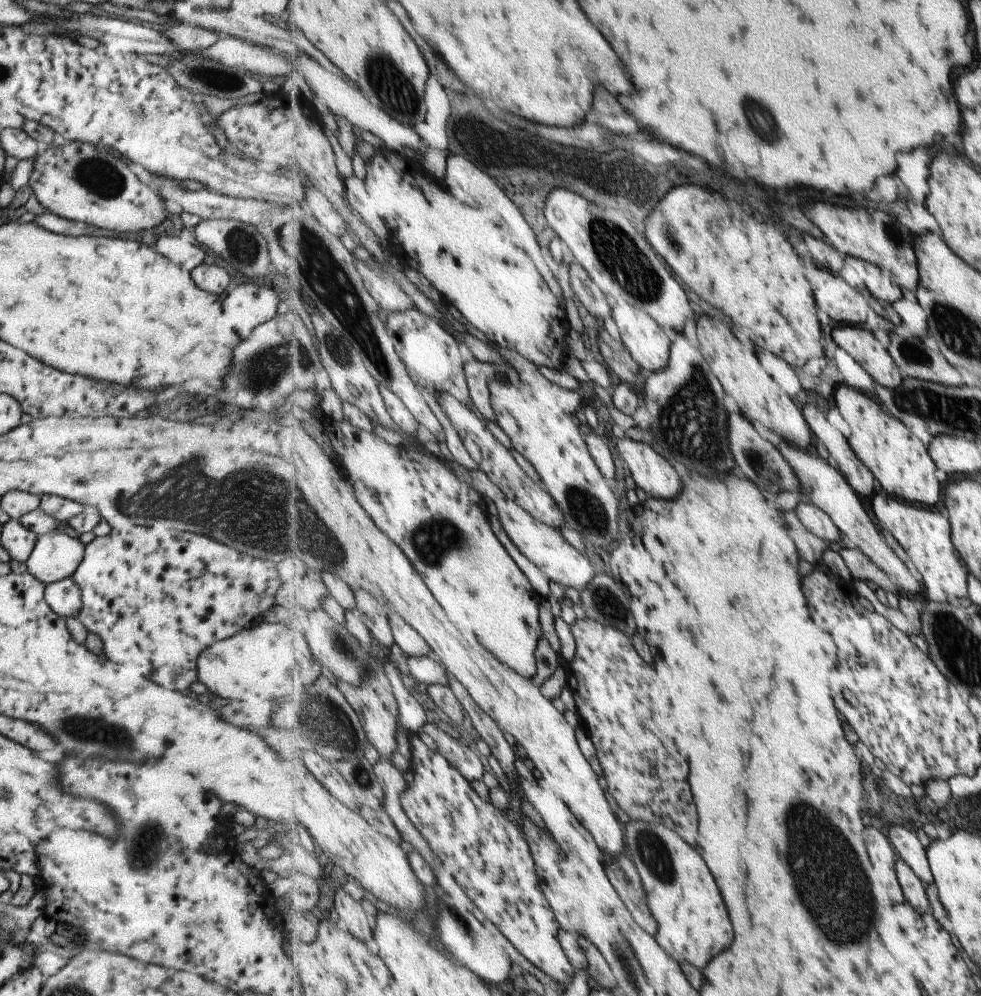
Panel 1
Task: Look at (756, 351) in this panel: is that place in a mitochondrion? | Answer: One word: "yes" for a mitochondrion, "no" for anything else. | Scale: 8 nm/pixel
no

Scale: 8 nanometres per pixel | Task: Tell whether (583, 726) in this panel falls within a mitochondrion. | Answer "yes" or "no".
no

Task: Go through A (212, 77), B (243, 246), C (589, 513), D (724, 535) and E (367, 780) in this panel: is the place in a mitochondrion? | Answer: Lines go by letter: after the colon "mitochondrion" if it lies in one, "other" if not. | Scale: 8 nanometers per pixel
A: mitochondrion
B: mitochondrion
C: mitochondrion
D: other
E: mitochondrion

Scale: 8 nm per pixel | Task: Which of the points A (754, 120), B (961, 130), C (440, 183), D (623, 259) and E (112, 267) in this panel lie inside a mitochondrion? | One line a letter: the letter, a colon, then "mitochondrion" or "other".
A: mitochondrion
B: other
C: other
D: mitochondrion
E: other

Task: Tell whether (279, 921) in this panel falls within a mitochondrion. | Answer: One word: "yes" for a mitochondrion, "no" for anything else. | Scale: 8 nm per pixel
no

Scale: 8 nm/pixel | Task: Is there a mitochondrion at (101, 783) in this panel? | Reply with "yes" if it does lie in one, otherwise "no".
yes

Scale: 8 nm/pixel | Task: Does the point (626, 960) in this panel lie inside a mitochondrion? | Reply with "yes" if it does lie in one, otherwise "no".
yes

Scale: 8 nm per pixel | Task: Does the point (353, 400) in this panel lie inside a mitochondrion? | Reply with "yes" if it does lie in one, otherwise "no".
no

